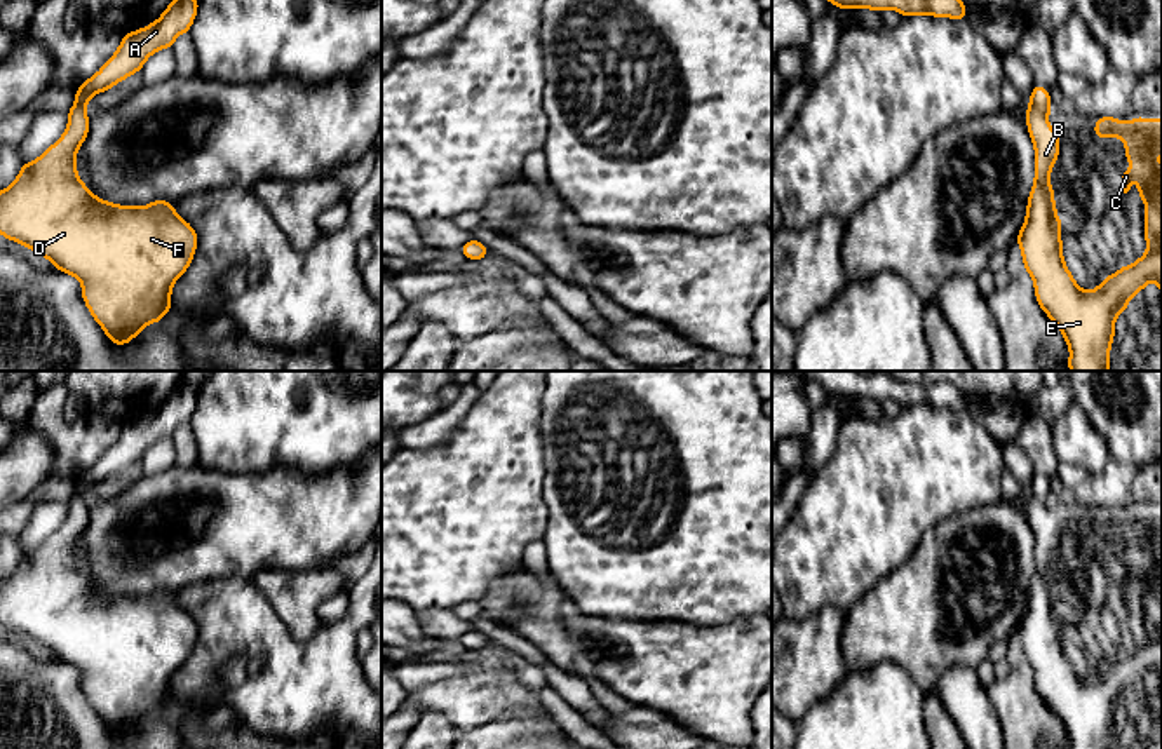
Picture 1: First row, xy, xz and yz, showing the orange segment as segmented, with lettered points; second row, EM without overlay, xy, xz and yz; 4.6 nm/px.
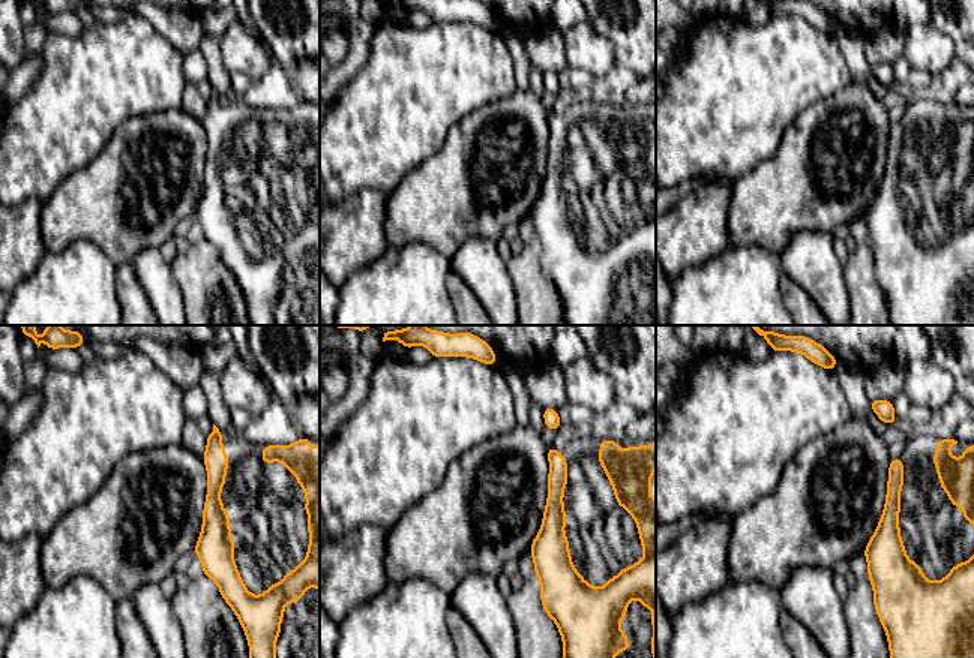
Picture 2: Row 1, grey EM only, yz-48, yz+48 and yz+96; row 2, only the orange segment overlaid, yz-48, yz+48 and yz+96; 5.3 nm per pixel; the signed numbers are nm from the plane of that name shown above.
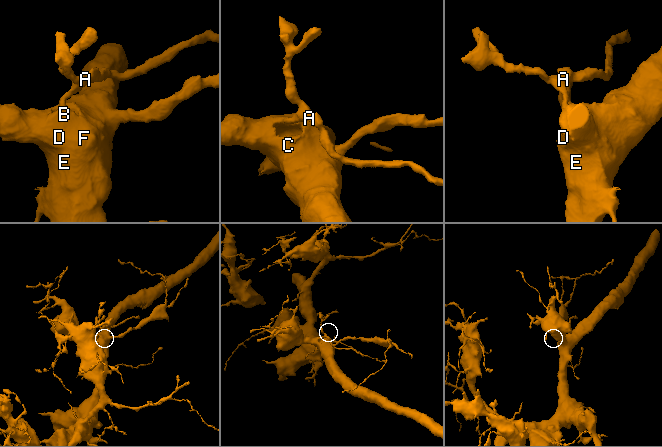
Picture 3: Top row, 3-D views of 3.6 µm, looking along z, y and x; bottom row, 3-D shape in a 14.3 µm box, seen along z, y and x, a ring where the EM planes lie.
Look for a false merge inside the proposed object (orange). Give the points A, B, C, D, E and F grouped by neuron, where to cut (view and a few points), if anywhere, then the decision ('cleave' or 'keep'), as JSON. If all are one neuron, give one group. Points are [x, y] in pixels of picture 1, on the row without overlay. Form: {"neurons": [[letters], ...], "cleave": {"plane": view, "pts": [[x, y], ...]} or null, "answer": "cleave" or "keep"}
{"neurons": [["A", "B", "C", "D", "E", "F"]], "cleave": null, "answer": "keep"}

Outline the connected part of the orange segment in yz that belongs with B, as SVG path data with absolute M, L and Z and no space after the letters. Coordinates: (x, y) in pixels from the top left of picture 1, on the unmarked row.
M1033 476L1026 514L1035 536L1035 570L1016 632L1021 636L1024 660L1033 669L1035 688L1063 723L1070 749L1110 749L1115 709L1129 697L1129 690L1152 671L1162 685L1162 509L1136 507L1120 512L1115 507L1098 507L1094 514L1099 530L1118 526L1125 535L1125 554L1134 552L1120 563L1120 580L1127 584L1138 578L1146 594L1148 641L1134 655L1122 655L1118 662L1106 665L1096 679L1084 681L1063 650L1063 617L1049 571L1059 549L1059 523L1049 516L1051 502L1051 482Z

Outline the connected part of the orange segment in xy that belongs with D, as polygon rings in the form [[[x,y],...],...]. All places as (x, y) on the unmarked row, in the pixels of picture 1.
[[[183,380],[155,413],[124,423],[117,442],[77,477],[64,524],[37,550],[23,554],[16,571],[0,582],[0,624],[31,638],[52,651],[56,660],[77,667],[84,693],[113,735],[127,735],[146,714],[162,712],[162,705],[172,702],[172,674],[190,657],[199,629],[169,590],[153,590],[143,597],[117,596],[98,589],[82,573],[75,545],[89,524],[85,495],[94,484],[138,463],[153,442],[171,439],[178,425],[190,422],[197,397],[199,388]]]

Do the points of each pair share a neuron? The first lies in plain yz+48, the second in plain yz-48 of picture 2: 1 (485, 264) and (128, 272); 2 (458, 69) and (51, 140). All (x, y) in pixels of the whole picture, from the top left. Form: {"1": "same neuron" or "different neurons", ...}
{"1": "different neurons", "2": "same neuron"}

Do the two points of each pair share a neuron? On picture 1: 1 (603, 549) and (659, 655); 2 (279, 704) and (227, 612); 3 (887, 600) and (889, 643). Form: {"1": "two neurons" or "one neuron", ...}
{"1": "two neurons", "2": "one neuron", "3": "one neuron"}

